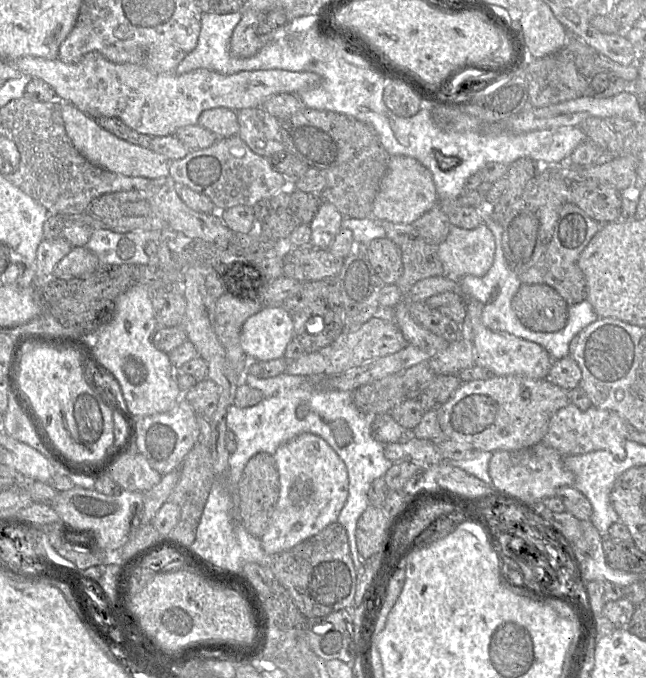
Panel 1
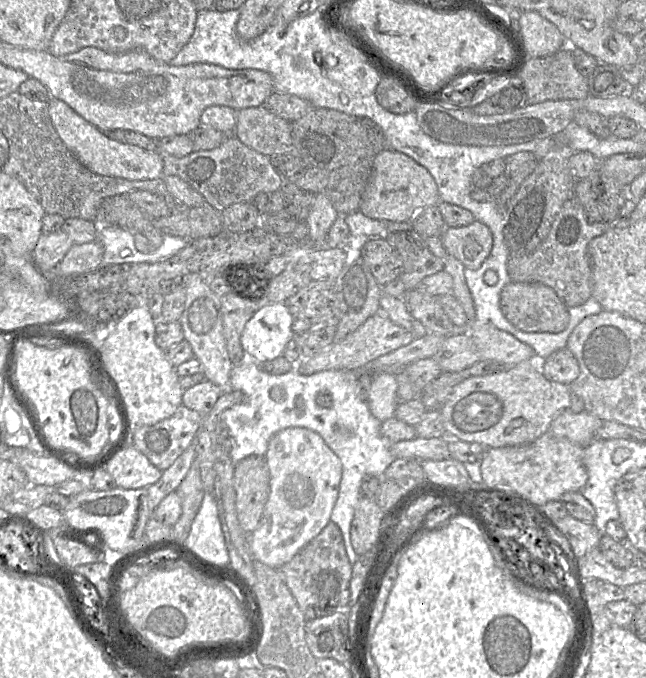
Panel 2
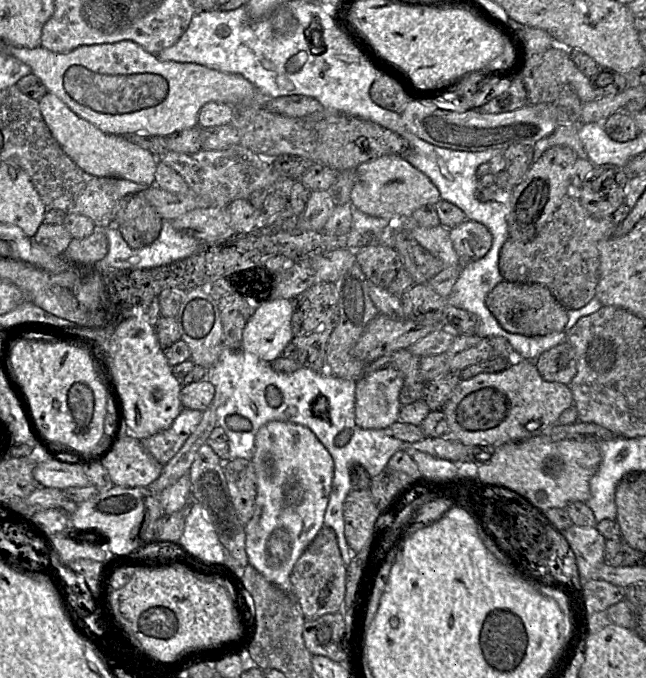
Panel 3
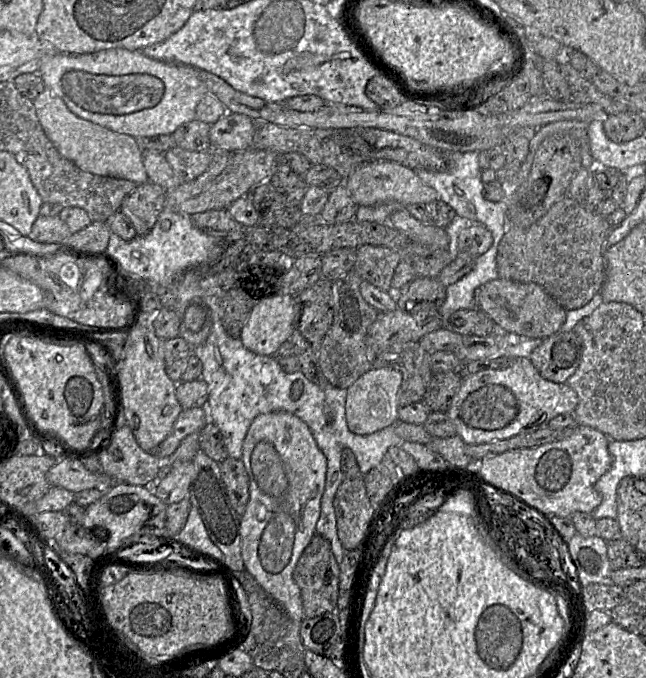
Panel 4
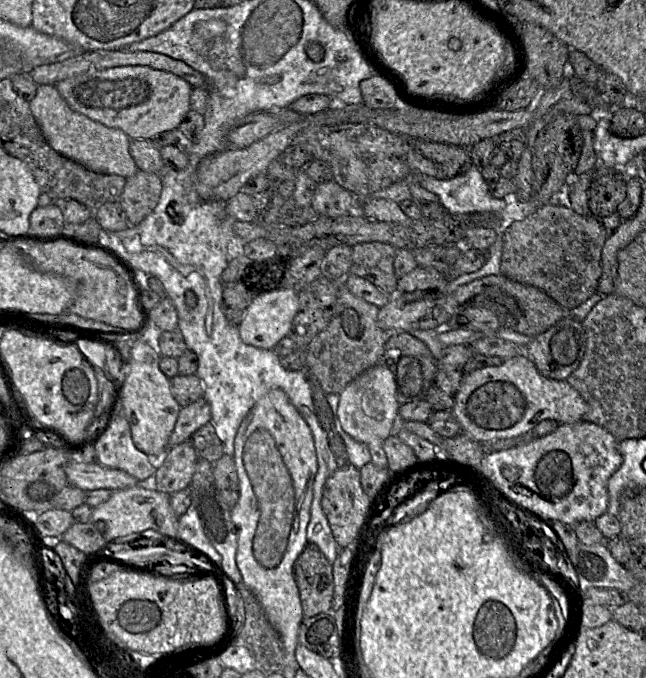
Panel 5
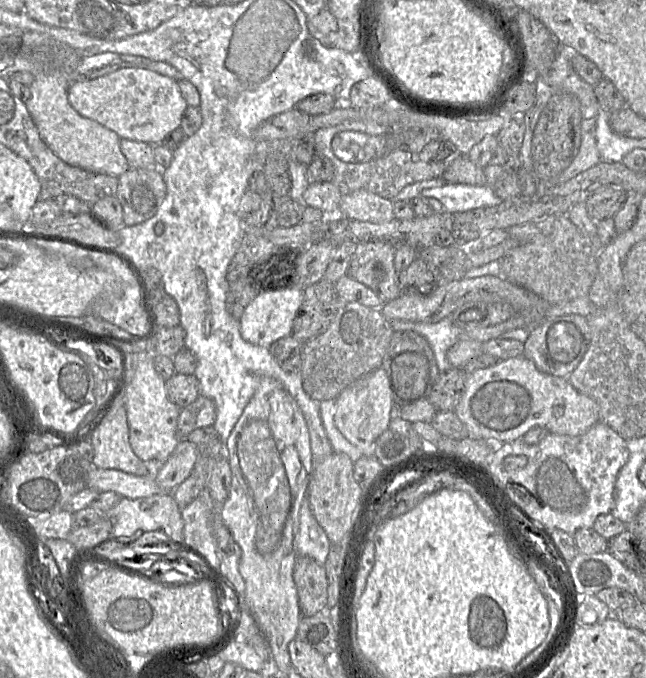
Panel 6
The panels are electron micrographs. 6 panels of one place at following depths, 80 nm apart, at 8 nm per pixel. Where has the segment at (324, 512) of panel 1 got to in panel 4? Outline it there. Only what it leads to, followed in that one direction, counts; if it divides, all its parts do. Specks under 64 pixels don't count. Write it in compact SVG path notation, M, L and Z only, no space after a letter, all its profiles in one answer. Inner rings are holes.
M286 411L259 414L243 442L241 460L249 476L249 501L240 519L241 556L258 584L295 622L304 619L293 571L315 534L325 490L327 459L308 425Z

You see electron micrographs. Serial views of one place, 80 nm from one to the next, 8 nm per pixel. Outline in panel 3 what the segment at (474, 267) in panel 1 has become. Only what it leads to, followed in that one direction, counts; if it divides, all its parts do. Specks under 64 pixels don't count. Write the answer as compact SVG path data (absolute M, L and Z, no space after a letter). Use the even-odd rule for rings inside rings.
M467 219L449 230L453 247L460 258L460 264L481 259L492 246L492 234L480 222Z

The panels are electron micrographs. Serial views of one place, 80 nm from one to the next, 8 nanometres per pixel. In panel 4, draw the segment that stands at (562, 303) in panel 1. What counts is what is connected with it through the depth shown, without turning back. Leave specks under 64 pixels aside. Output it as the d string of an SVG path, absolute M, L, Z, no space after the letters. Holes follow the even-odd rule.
M499 277L479 286L475 299L476 308L486 313L497 326L529 338L546 339L558 333L567 319L567 310L536 283L519 283Z

